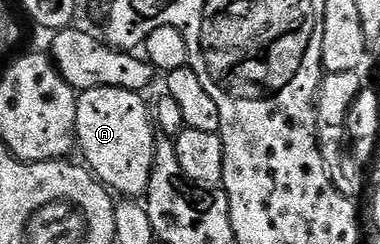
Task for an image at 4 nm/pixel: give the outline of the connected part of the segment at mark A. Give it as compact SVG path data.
M109 85L83 90L76 99L76 139L83 164L101 185L124 199L140 199L147 194L154 165L158 130L153 110L144 99L134 91Z

